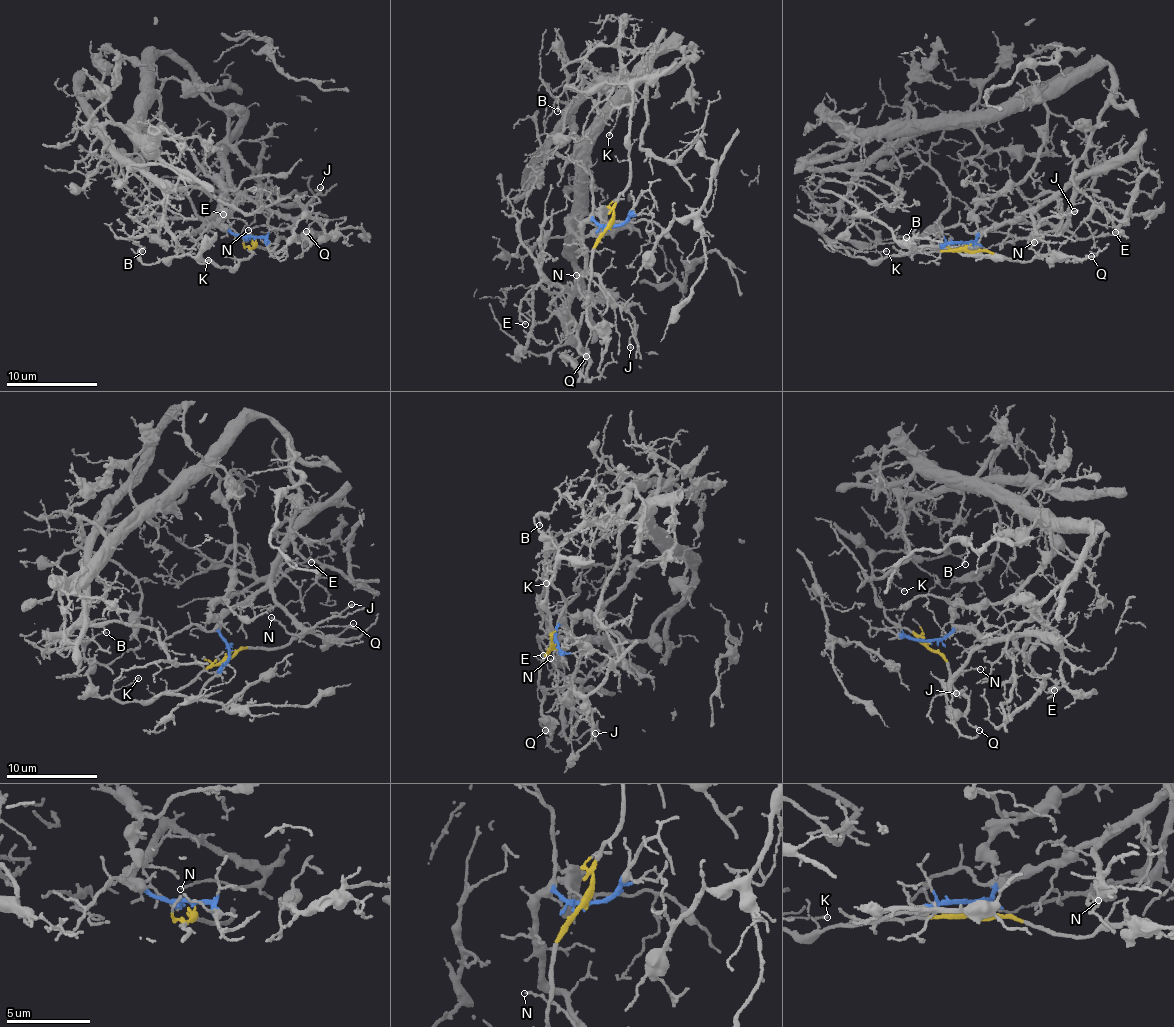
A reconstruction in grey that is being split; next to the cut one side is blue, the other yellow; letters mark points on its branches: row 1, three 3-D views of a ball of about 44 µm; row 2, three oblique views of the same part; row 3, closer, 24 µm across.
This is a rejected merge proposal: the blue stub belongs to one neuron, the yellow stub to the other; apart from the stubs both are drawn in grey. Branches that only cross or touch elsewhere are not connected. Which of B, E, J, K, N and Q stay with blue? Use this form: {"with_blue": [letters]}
{"with_blue": ["E", "J", "N"]}

